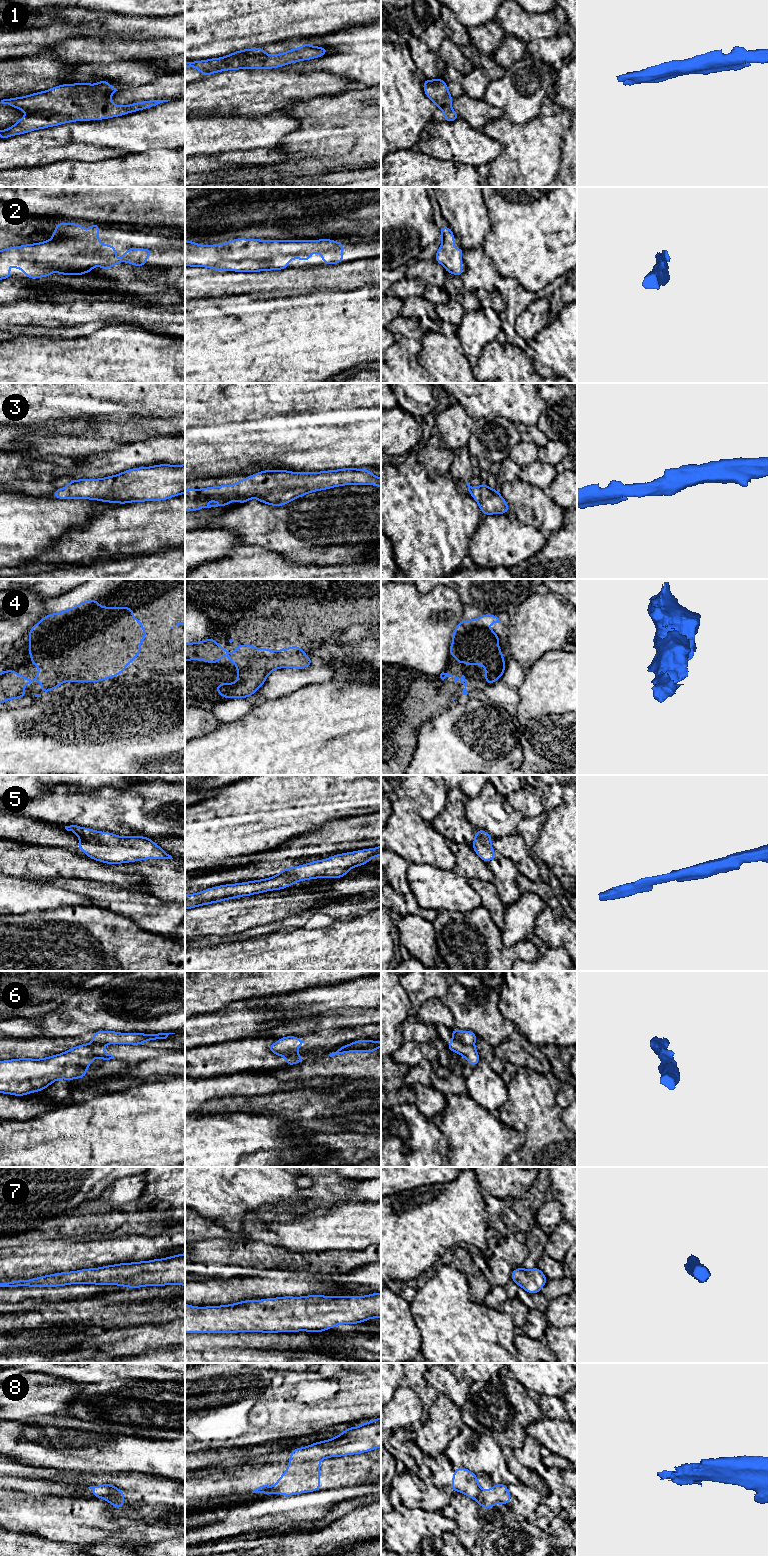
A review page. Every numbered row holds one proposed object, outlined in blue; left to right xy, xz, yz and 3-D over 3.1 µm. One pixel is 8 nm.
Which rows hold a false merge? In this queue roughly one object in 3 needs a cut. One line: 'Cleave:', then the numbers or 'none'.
Cleave: 6, 8

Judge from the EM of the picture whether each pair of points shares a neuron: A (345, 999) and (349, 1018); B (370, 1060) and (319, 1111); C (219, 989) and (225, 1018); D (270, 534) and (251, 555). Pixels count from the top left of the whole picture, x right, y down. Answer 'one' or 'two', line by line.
A: two
B: two
C: two
D: two

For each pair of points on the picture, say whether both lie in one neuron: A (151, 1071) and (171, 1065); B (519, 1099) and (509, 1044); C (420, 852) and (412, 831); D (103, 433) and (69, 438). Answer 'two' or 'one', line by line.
A: one
B: two
C: one
D: one

